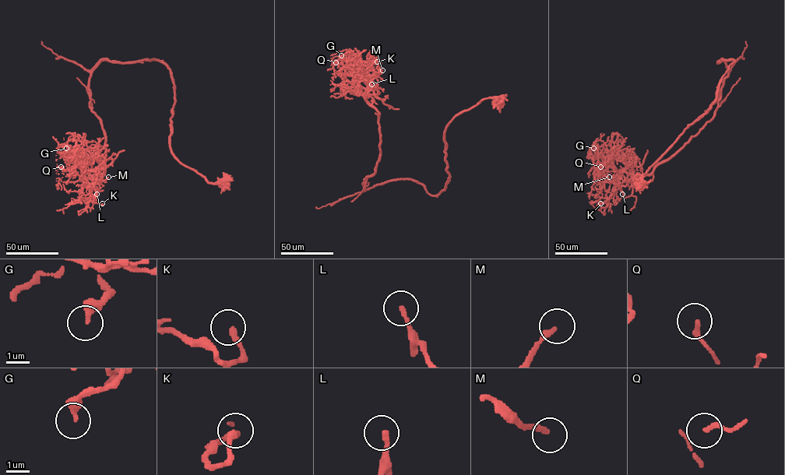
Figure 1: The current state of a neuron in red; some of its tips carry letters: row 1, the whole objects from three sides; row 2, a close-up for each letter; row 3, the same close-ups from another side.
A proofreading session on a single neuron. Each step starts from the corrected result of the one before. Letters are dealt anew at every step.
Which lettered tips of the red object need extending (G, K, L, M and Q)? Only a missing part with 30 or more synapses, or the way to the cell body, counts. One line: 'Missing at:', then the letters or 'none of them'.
Missing at: G, M

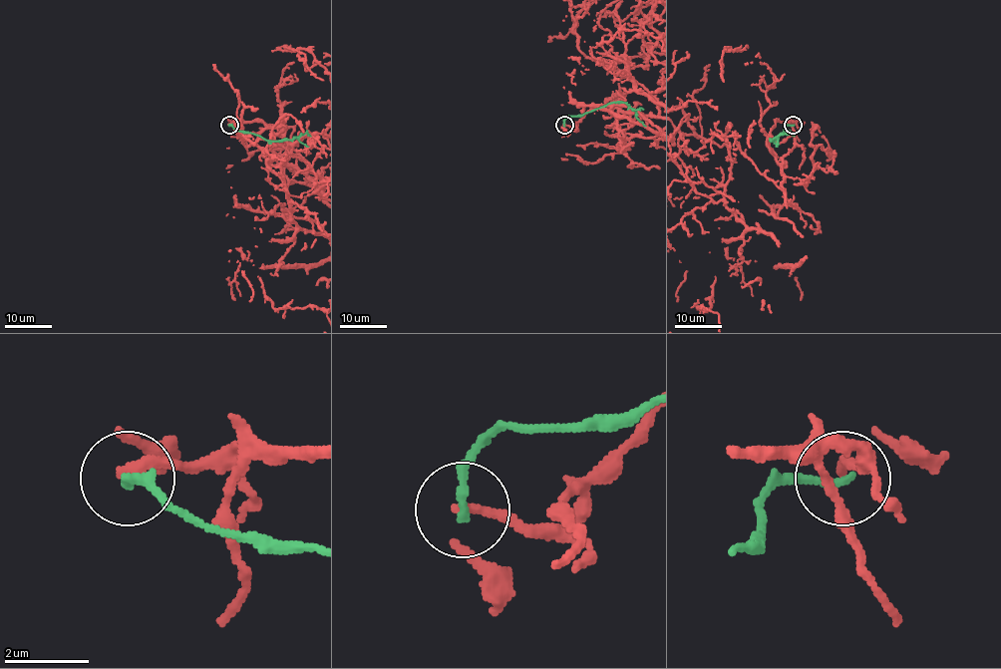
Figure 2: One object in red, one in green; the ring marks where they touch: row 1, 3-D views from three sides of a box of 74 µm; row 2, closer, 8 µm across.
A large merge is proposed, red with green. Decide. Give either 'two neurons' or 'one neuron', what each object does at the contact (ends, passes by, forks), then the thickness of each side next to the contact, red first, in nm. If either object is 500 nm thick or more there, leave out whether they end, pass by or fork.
two neurons | red ends | green ends | 240/190 nm

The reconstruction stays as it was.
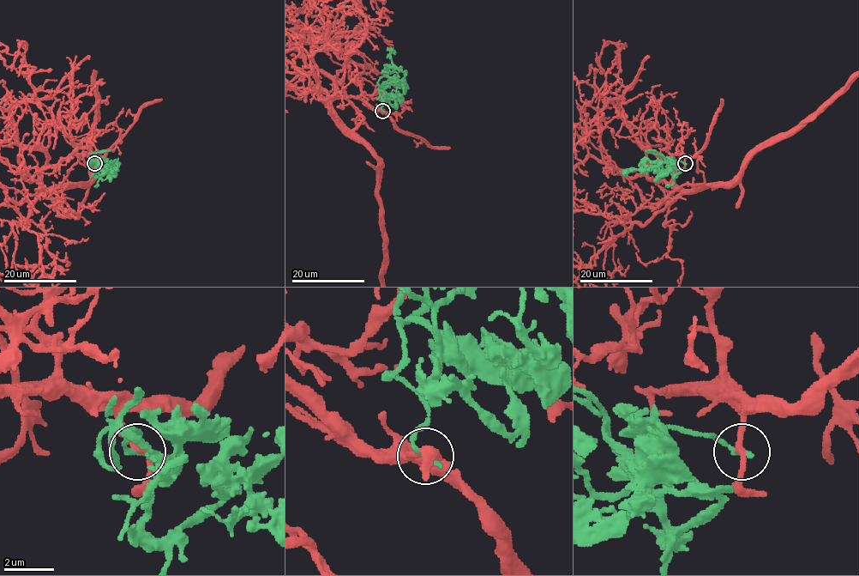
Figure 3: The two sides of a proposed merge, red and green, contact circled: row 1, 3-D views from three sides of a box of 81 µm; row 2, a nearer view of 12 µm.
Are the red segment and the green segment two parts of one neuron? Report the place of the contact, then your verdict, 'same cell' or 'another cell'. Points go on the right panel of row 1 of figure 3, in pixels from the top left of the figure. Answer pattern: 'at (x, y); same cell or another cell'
at (685, 163); another cell

